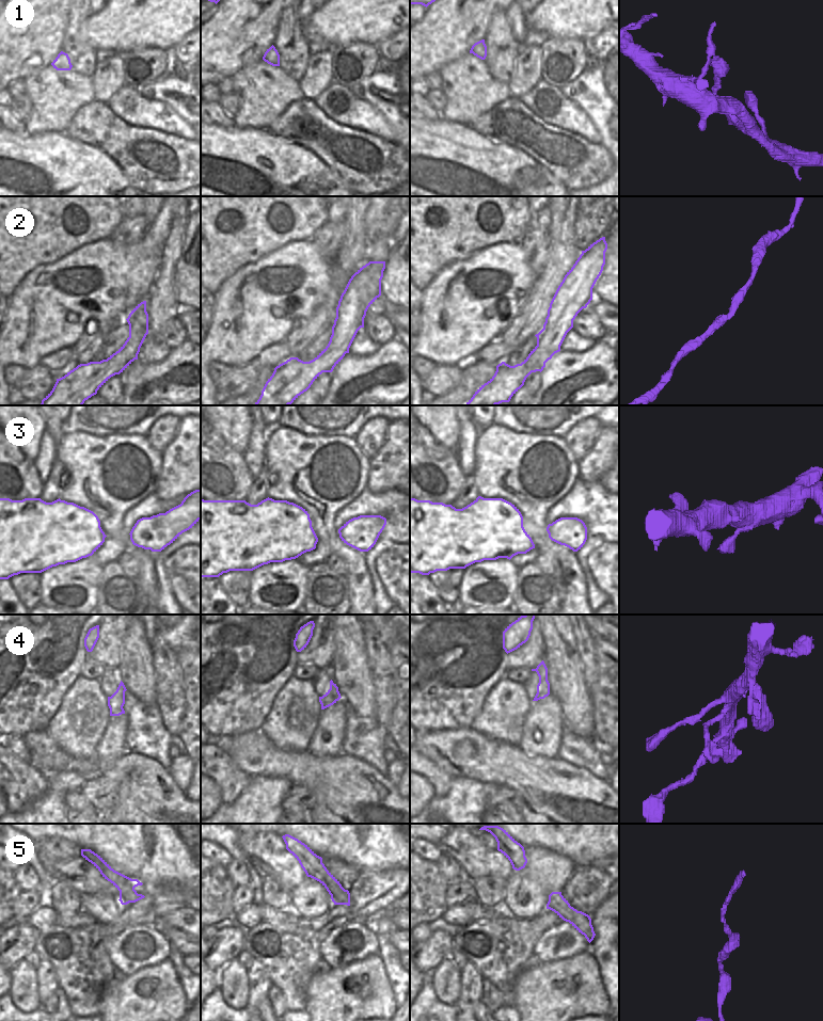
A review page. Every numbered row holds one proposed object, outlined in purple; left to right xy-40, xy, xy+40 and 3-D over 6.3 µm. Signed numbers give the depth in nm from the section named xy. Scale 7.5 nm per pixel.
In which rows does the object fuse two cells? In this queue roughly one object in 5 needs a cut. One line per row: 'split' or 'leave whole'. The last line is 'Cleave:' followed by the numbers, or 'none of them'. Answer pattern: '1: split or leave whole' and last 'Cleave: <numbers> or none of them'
1: leave whole
2: leave whole
3: leave whole
4: leave whole
5: leave whole
Cleave: none of them

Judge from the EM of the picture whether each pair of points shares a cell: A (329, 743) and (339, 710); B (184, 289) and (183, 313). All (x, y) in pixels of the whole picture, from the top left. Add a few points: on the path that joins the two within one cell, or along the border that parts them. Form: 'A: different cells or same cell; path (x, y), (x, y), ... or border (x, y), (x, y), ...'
A: same cell; path (331, 734), (331, 723), (334, 718)
B: different cells; border (179, 304), (189, 306)

